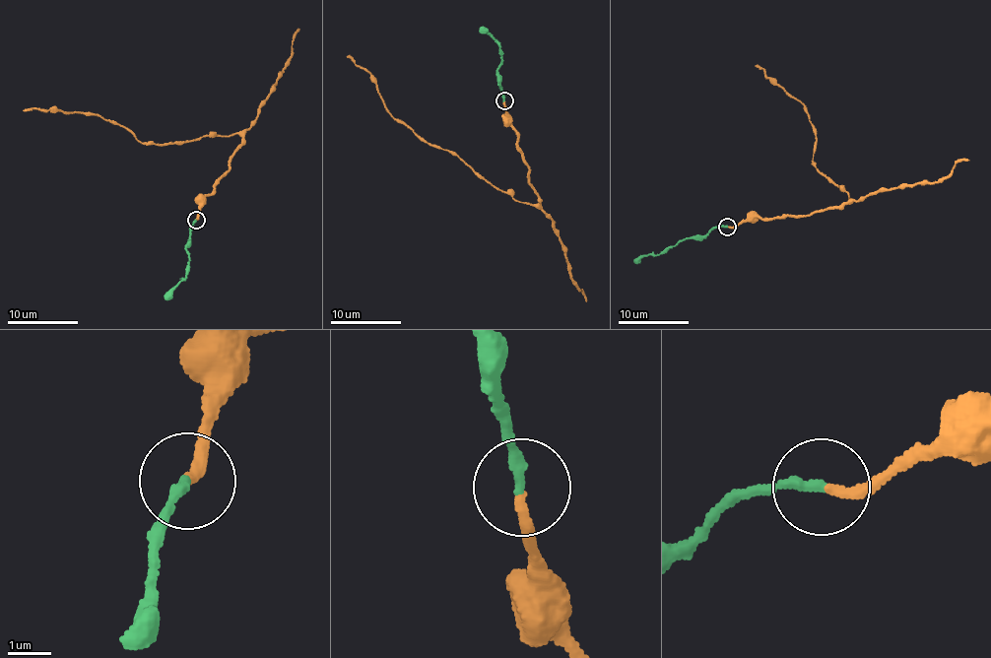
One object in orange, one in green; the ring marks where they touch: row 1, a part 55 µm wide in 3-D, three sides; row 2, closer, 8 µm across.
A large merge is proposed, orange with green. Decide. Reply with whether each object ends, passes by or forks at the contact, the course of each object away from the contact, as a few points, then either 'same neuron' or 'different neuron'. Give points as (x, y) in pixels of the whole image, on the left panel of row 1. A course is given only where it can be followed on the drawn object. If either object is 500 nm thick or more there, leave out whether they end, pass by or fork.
orange ends; green ends; course orange (196, 221), (200, 203), (230, 167), (242, 143), (237, 133), (149, 144), (98, 115), (35, 108), (24, 111); course green (196, 221), (185, 249), (188, 257), (184, 279), (165, 298); same neuron

